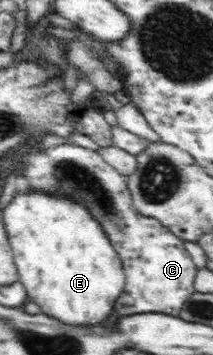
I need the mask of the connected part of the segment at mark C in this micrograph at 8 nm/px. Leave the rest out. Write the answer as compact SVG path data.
M47 141L38 143L20 158L18 178L27 186L36 186L36 190L64 190L64 194L76 194L76 198L84 198L84 202L92 206L91 214L96 214L96 218L104 222L104 230L108 230L108 238L112 238L110 241L119 254L128 278L120 298L113 303L113 310L117 316L125 317L130 314L142 314L142 312L162 312L162 314L178 316L182 306L197 292L194 282L197 268L190 251L184 247L184 241L154 218L139 214L130 196L128 177L107 164L98 151L75 145L73 142L55 145L49 145Z

